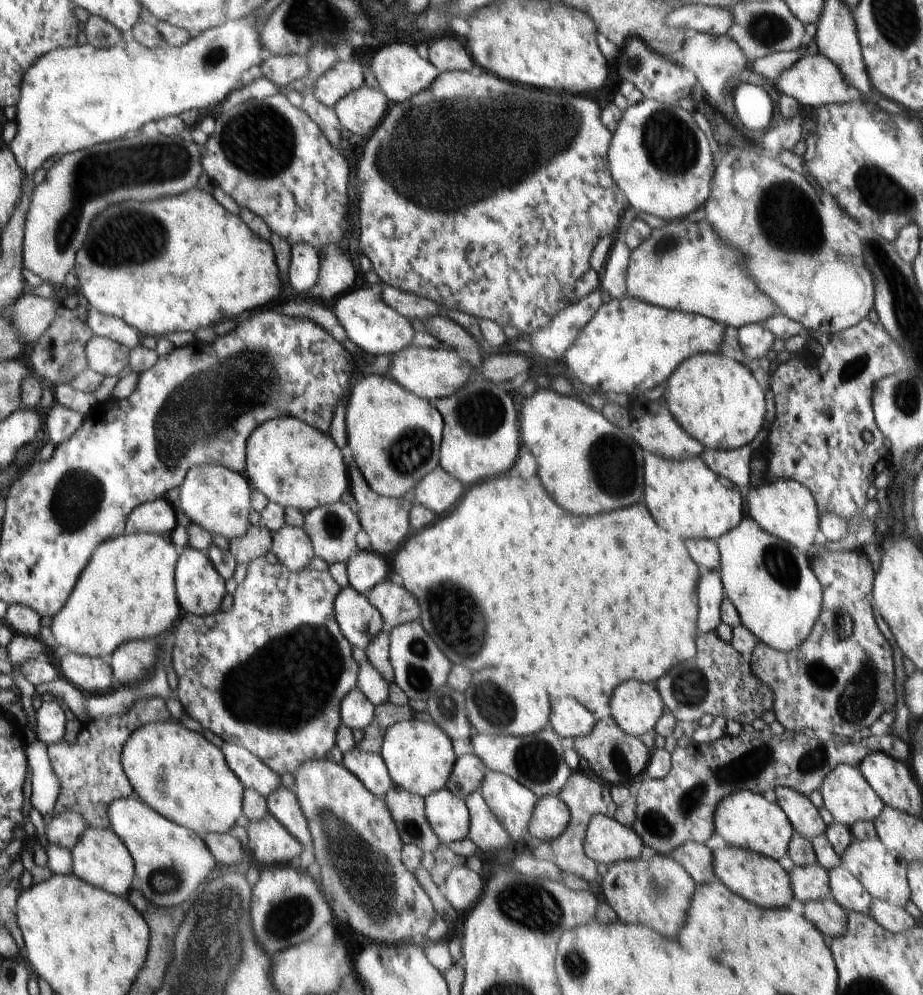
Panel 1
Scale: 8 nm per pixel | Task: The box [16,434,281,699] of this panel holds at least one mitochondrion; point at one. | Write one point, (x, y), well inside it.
(77, 498)

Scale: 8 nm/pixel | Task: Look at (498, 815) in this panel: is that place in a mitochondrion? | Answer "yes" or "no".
no

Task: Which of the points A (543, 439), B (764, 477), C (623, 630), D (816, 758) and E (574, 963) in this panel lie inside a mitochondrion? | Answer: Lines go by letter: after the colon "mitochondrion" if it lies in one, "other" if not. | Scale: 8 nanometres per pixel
A: other
B: other
C: other
D: mitochondrion
E: mitochondrion

